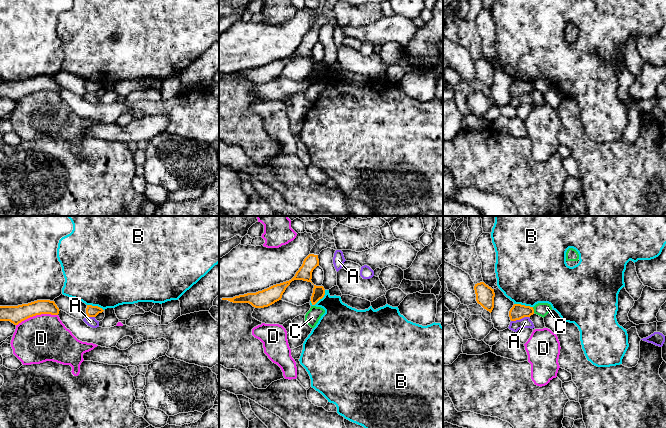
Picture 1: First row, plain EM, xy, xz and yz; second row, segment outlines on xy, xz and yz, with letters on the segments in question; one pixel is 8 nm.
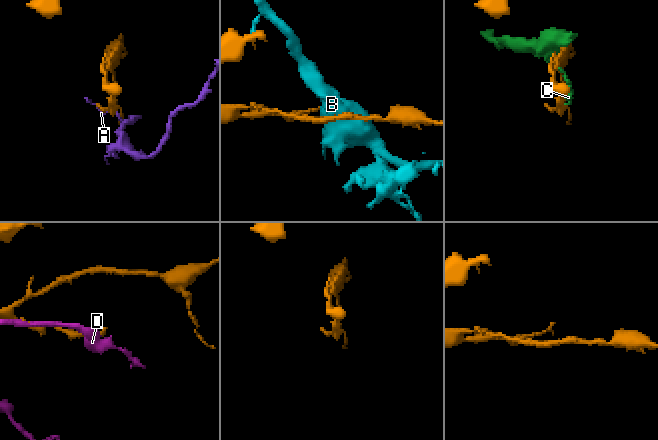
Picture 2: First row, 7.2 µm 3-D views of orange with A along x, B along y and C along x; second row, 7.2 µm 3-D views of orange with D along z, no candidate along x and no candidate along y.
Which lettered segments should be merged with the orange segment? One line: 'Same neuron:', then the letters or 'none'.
Same neuron: none

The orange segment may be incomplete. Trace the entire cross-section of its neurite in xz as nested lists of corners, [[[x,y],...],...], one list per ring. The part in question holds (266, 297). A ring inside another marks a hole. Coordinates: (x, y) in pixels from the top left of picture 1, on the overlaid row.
[[[309,254],[291,280],[273,285],[256,293],[247,293],[233,298],[222,298],[222,300],[228,300],[233,303],[249,303],[255,308],[268,307],[281,300],[283,293],[292,281],[303,280],[312,283],[312,272],[317,266],[319,266],[318,255]]]

